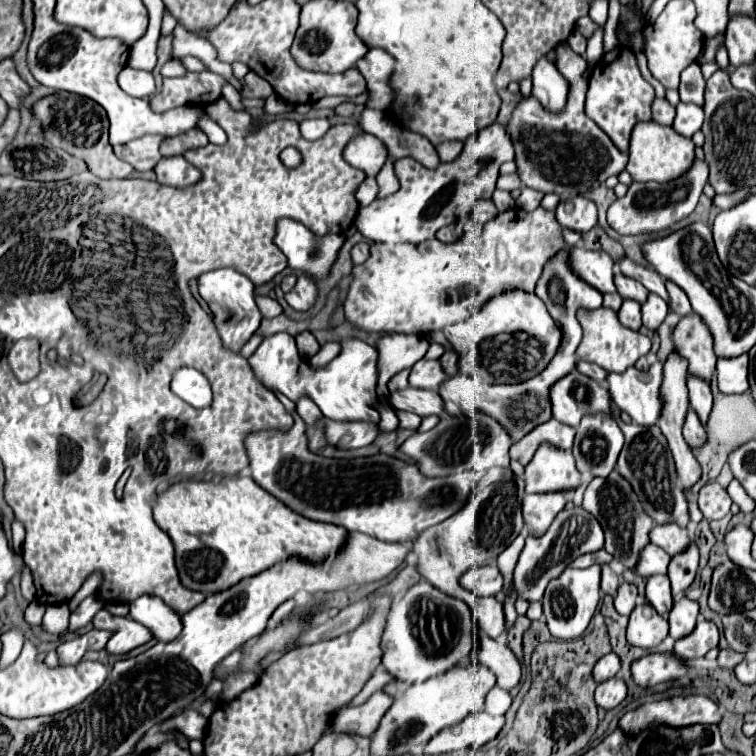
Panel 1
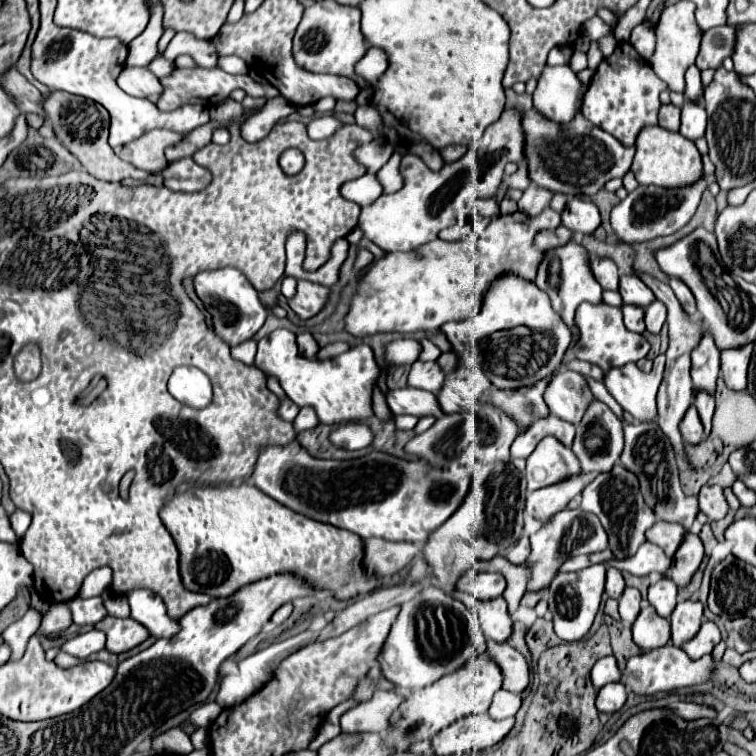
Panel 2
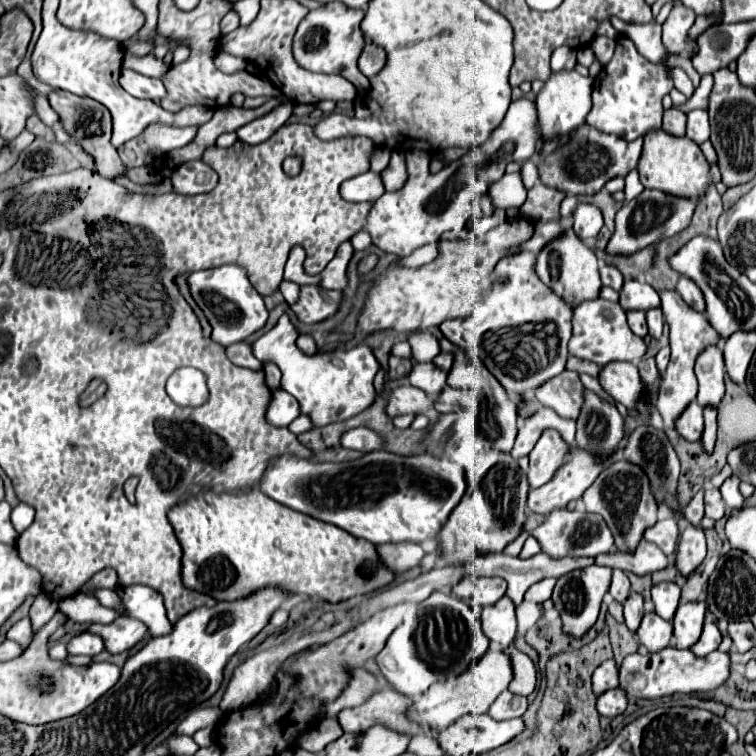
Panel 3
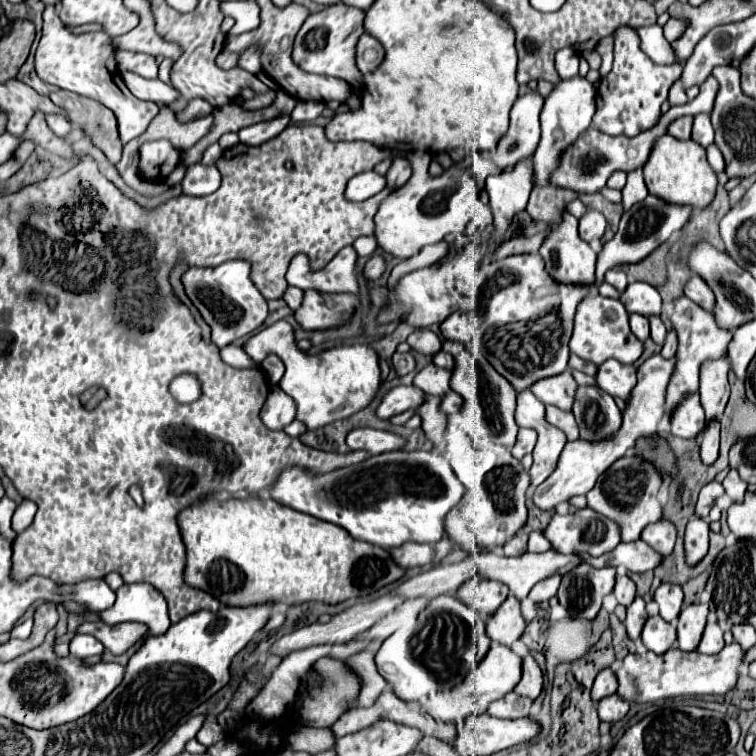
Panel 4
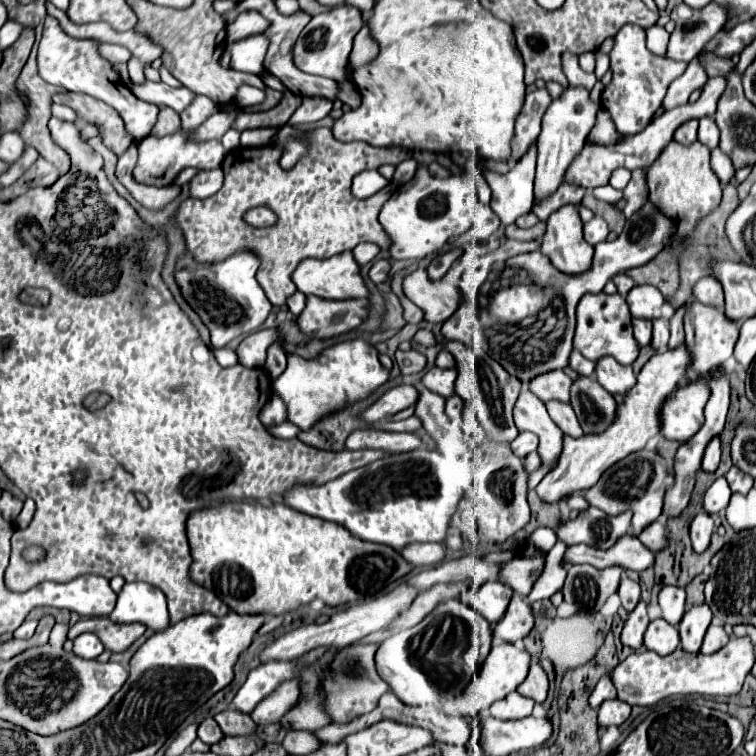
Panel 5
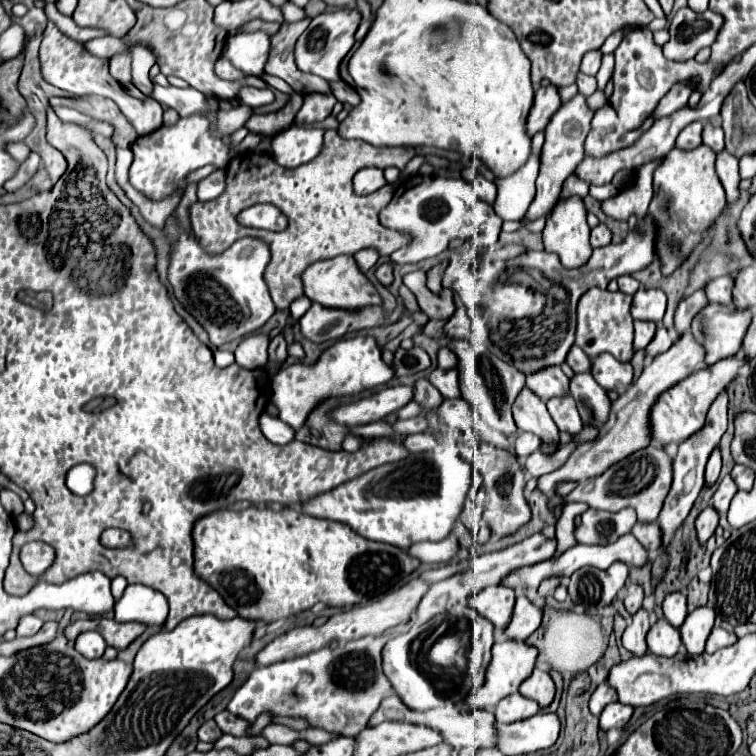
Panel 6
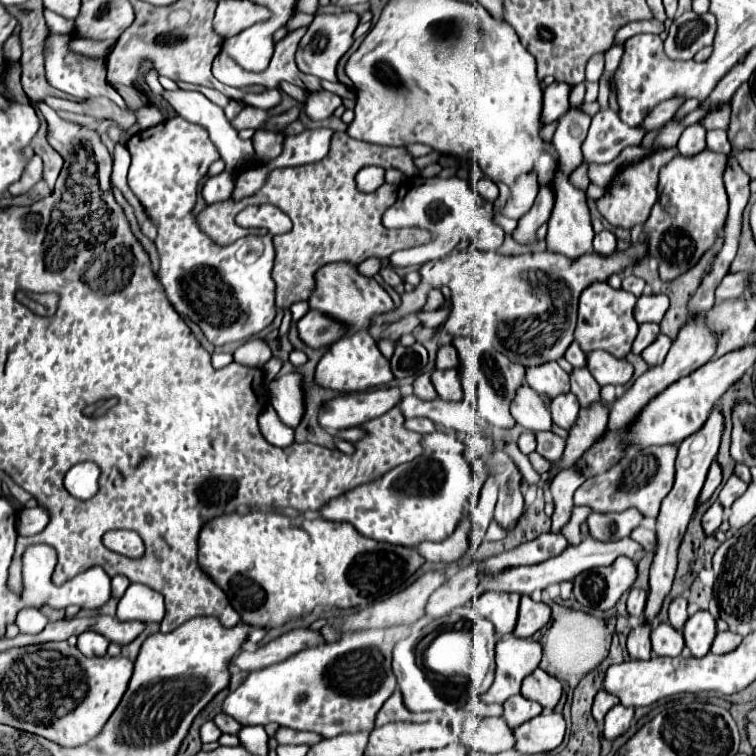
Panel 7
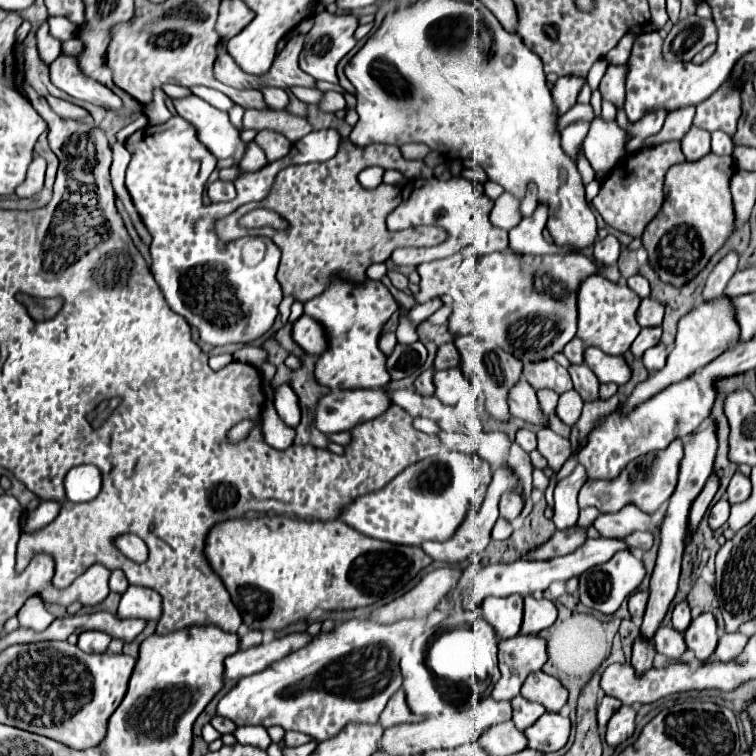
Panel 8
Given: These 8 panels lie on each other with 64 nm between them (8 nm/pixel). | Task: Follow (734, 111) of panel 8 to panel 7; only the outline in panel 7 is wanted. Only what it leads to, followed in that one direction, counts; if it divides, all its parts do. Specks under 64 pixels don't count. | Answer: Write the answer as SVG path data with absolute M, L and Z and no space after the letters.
M724 104L722 108L716 108L716 112L710 112L706 118L704 118L704 128L728 128L728 104Z

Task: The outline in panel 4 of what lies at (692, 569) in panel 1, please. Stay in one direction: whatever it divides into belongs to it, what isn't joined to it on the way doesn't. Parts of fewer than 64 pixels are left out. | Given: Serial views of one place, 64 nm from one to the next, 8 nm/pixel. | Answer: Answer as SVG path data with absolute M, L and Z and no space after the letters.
M692 518L686 526L684 534L684 558L688 566L698 564L708 552L708 522L700 518Z

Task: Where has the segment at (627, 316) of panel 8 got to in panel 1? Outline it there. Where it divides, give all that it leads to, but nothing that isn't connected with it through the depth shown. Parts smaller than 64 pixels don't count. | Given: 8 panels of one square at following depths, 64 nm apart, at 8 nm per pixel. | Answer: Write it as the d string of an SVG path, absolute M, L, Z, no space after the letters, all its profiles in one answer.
M598 308L596 312L580 312L578 320L584 328L584 338L578 346L580 360L594 362L608 372L624 372L626 368L634 366L634 362L650 350L650 338L640 332L624 328L616 312L610 308Z

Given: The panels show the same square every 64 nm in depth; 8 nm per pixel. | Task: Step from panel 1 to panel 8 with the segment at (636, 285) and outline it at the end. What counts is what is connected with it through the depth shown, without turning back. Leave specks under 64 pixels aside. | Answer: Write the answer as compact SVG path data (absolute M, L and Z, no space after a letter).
M644 298L640 302L640 310L636 312L636 320L640 326L660 326L664 316L664 302Z

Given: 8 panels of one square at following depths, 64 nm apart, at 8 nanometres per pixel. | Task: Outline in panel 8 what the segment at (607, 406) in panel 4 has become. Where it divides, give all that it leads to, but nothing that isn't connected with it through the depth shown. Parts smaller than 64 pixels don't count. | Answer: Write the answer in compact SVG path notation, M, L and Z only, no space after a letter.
M572 364L568 368L570 376L572 376L572 382L574 382L574 390L580 394L582 402L592 402L592 400L598 400L598 386L600 382L596 380L594 372L586 366L586 364Z

